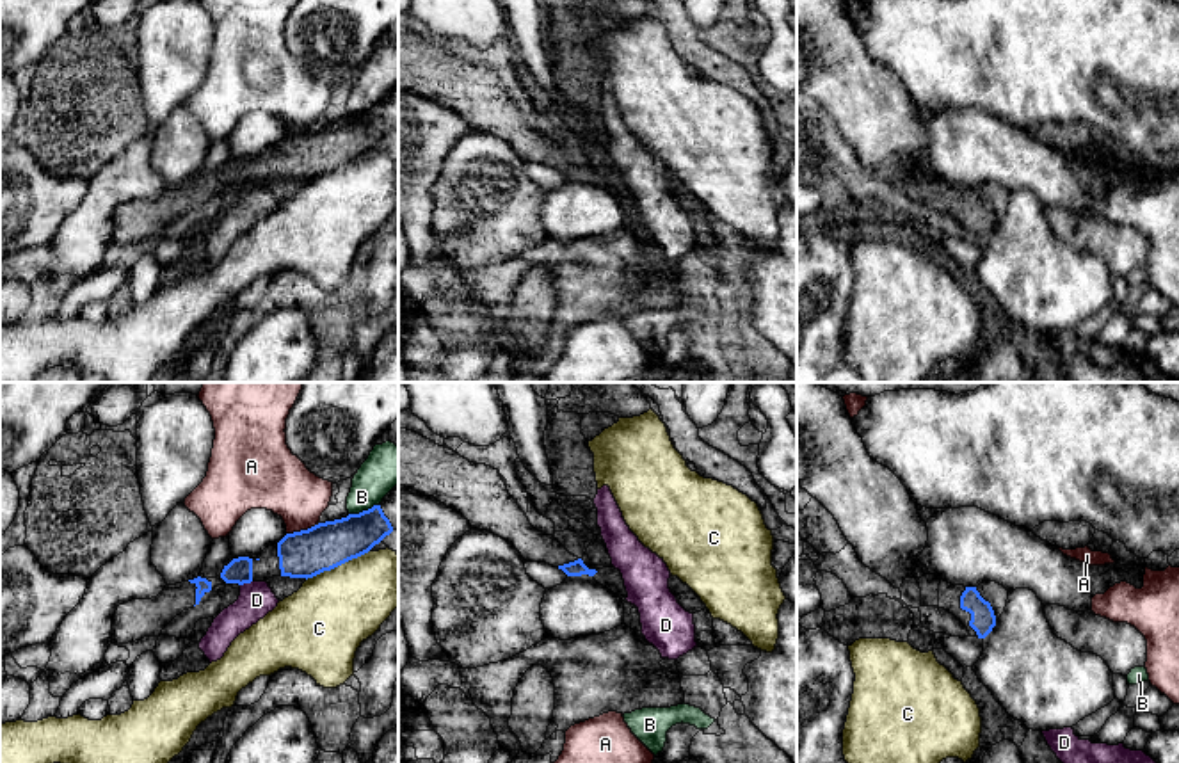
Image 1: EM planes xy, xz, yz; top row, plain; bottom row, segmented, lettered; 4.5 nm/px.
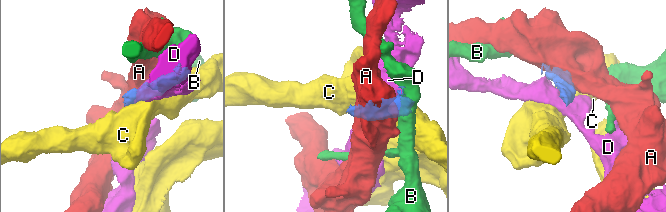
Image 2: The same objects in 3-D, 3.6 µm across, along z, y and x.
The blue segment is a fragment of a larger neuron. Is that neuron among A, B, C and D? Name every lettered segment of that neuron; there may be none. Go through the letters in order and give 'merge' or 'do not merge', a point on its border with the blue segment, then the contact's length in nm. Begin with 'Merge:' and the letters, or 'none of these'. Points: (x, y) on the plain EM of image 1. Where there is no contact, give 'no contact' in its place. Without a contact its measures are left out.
Merge: none of these
A: do not merge | xy (303, 132) | 160 nm
B: do not merge | xy (363, 112) | 140 nm
C: do not merge | xy (336, 168) | 320 nm
D: do not merge | xy (246, 184) | 60 nm

